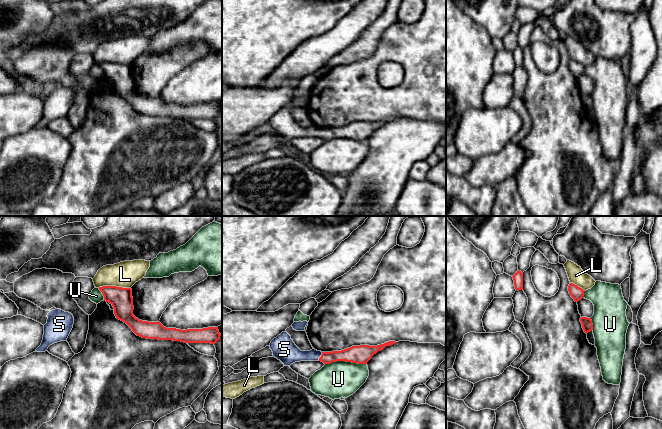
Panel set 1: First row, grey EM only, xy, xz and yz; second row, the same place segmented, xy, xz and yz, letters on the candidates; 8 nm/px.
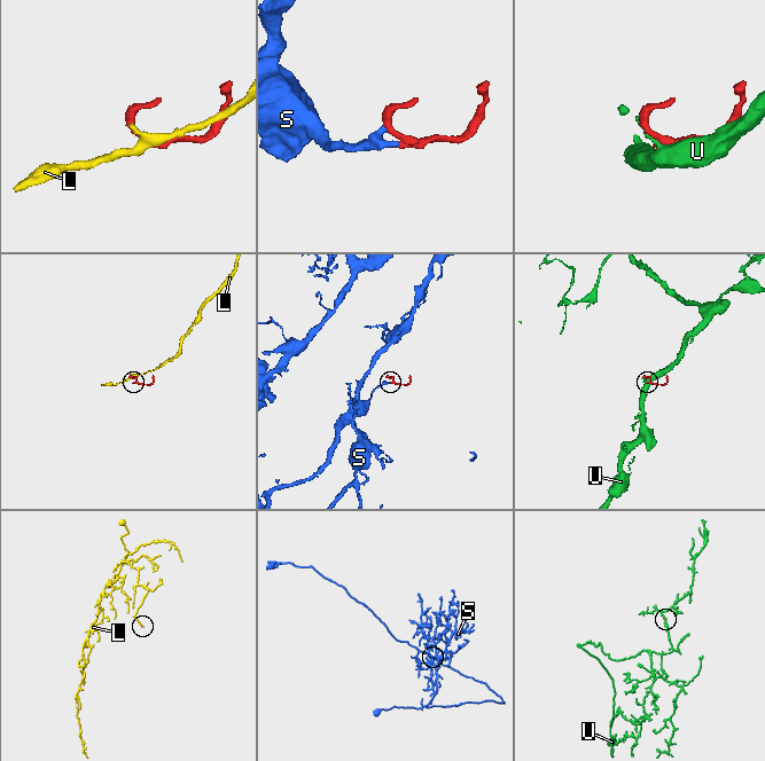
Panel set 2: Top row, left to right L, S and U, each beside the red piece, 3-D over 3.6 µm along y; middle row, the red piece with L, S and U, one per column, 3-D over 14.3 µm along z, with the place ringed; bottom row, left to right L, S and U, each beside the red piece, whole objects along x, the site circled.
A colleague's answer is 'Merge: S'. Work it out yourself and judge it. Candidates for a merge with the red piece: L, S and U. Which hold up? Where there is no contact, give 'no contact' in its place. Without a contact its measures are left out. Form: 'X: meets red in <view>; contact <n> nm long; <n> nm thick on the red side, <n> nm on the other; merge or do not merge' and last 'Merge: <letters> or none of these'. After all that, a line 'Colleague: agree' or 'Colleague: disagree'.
L: meets red in xy; contact 260 nm long; 180 nm thick on the red side, 220 nm on the other; do not merge
S: meets red in xz; contact 80 nm long; 120 nm thick on the red side, 160 nm on the other; merge
U: meets red in xz; contact 340 nm long; 150 nm thick on the red side, 280 nm on the other; do not merge
Merge: S
Colleague: agree

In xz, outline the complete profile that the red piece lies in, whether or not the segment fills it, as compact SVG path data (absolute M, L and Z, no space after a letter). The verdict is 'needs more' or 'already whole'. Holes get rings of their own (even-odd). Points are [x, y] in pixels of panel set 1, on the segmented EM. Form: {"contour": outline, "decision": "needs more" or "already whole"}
{"contour": "M285 331L274 338L270 343L270 349L273 357L280 360L284 366L290 366L300 361L321 361L324 364L330 364L337 361L346 361L358 364L367 364L374 354L383 350L386 346L397 342L389 341L377 346L360 345L352 346L341 351L321 352L315 349L310 351L301 351L291 339L291 336Z", "decision": "needs more"}

